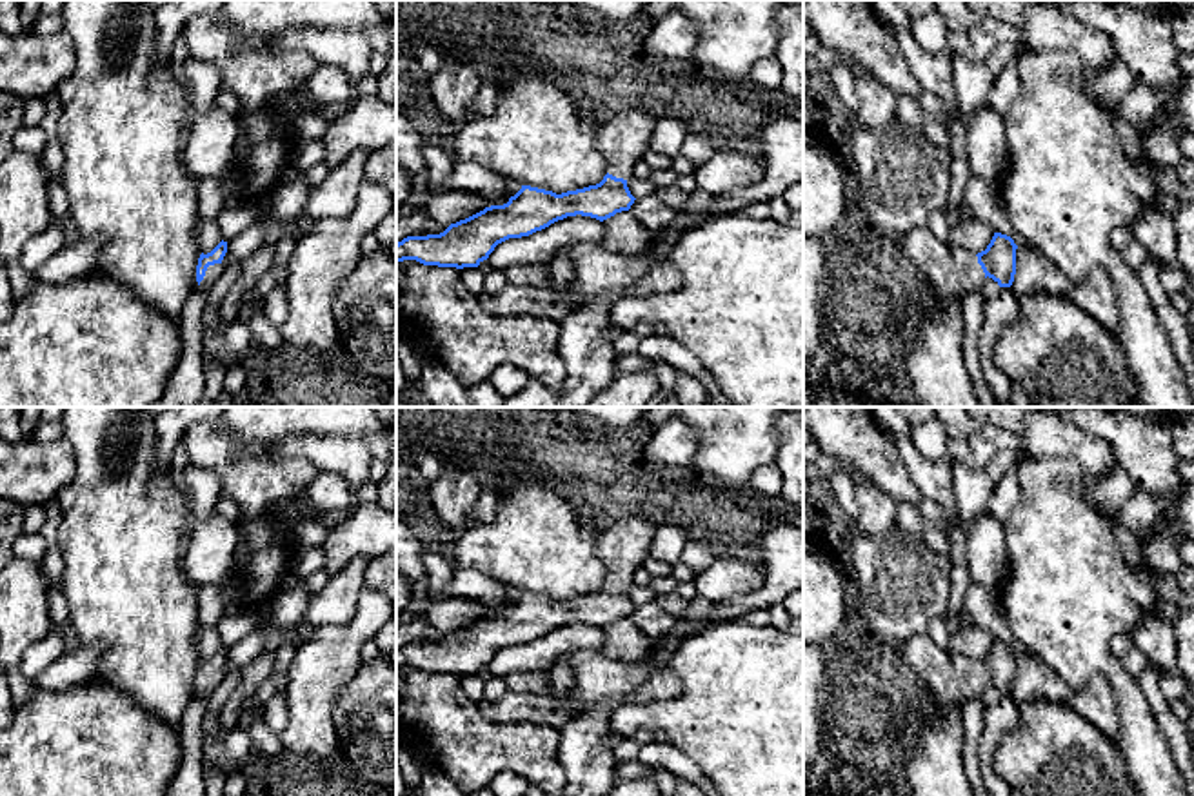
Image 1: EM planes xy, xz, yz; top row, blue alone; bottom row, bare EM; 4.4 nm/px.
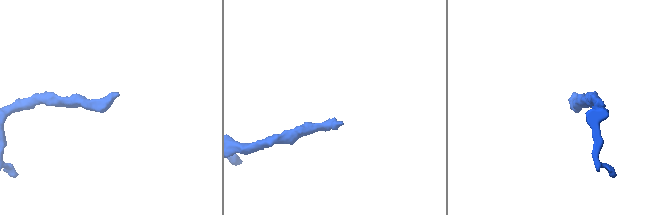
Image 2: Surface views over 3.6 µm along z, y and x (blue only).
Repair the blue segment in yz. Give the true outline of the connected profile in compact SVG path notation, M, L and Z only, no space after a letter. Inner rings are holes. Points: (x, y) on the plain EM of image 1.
M929 634L889 643L896 656L927 683L938 705L965 703L983 692L987 683L1000 694L1010 694L1014 689L1018 652L1007 642L994 640L987 656L978 662L938 647Z

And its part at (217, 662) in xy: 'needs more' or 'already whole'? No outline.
needs more

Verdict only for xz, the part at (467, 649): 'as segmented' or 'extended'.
extended

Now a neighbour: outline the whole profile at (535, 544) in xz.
M514 483L500 489L491 522L469 522L453 536L454 567L474 569L496 583L556 602L596 592L607 582L607 567L596 554L594 538L582 532L576 507L542 485Z

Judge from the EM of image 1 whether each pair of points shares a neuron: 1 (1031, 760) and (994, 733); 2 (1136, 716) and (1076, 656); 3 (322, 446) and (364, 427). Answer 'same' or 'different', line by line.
1: different
2: same
3: different

